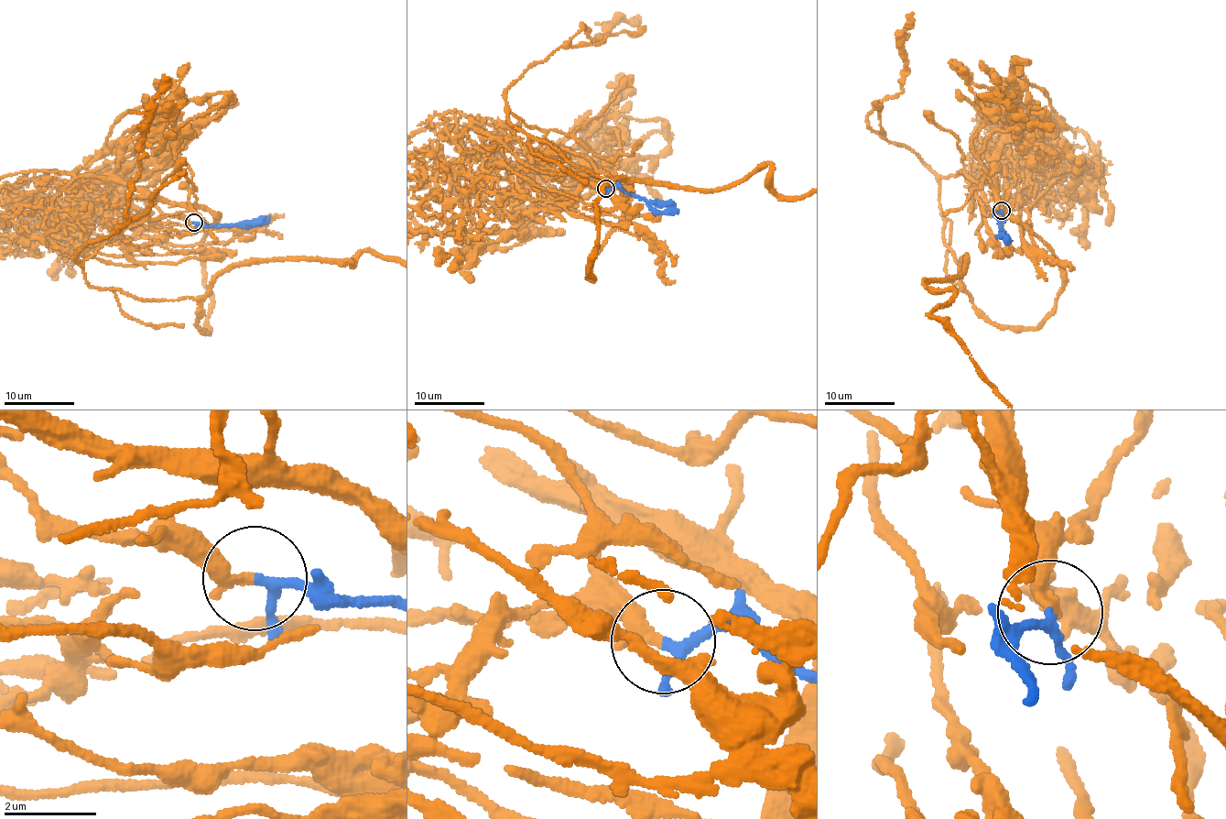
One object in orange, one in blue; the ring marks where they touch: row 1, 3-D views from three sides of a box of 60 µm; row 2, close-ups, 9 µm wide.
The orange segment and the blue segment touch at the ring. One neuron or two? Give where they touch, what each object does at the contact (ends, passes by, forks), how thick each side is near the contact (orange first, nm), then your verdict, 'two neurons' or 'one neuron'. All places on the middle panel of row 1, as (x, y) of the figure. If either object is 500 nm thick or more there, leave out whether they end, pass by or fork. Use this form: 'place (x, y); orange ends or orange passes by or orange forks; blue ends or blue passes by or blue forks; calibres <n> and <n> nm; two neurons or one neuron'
place (606, 188); orange ends; blue passes by; calibres 280 and 180 nm; one neuron

